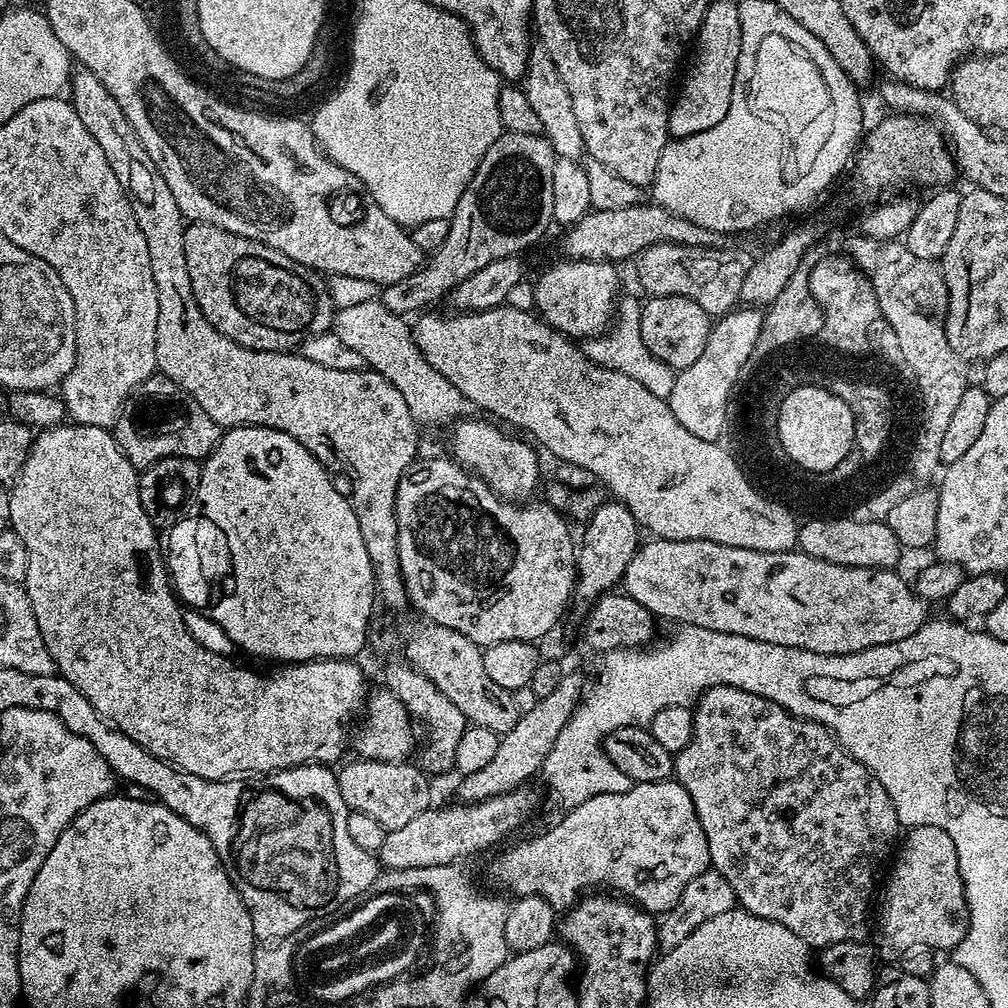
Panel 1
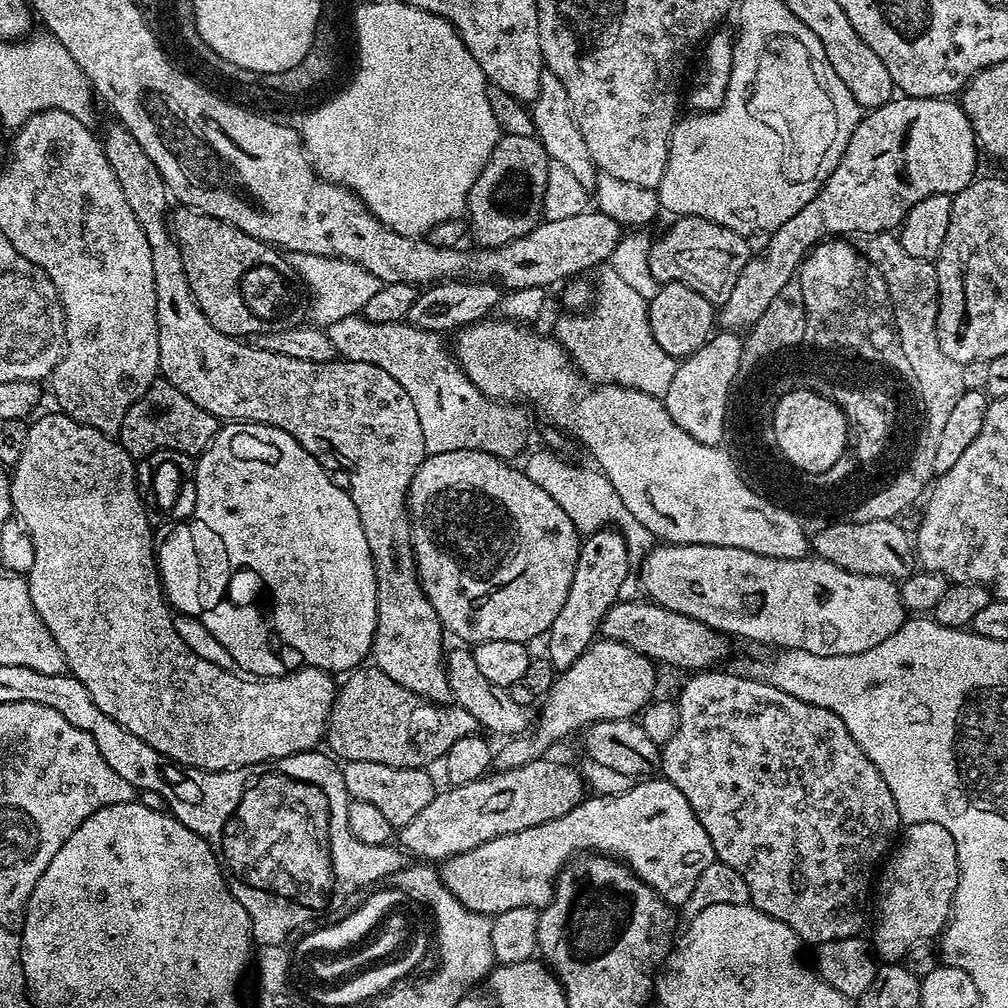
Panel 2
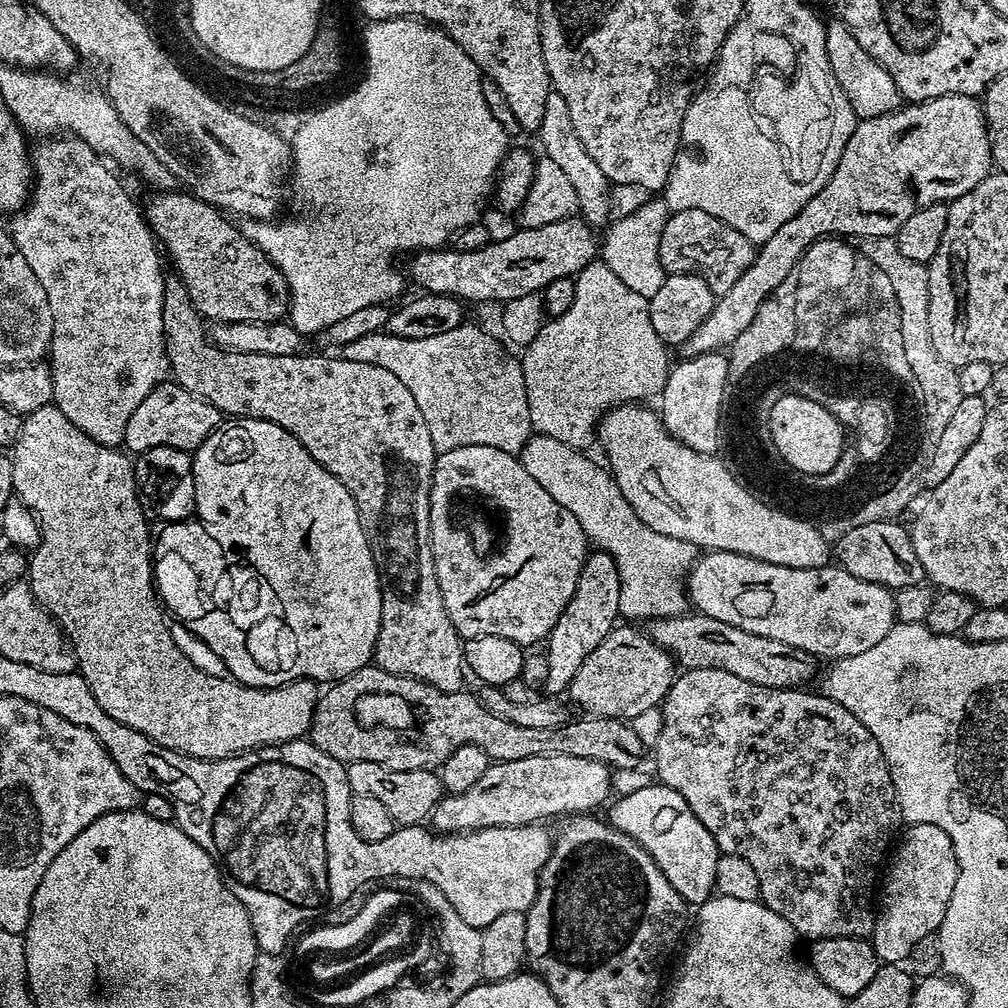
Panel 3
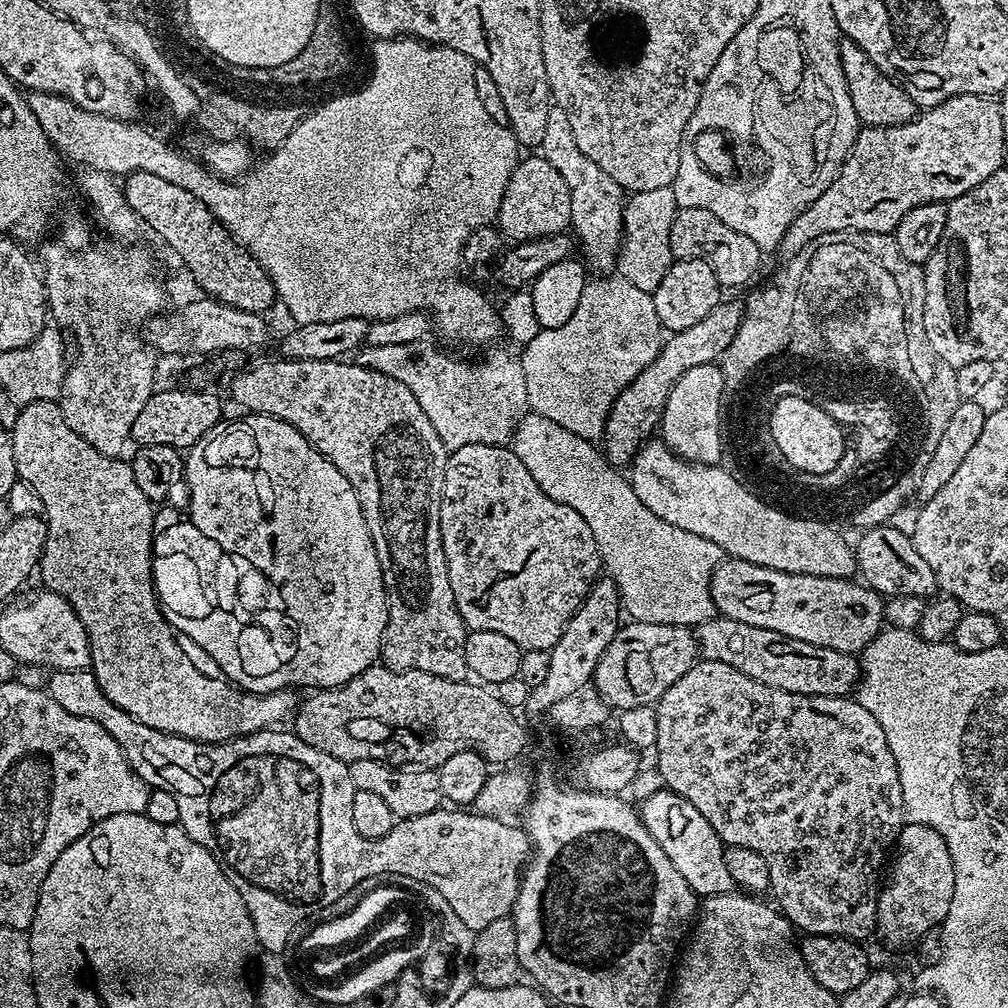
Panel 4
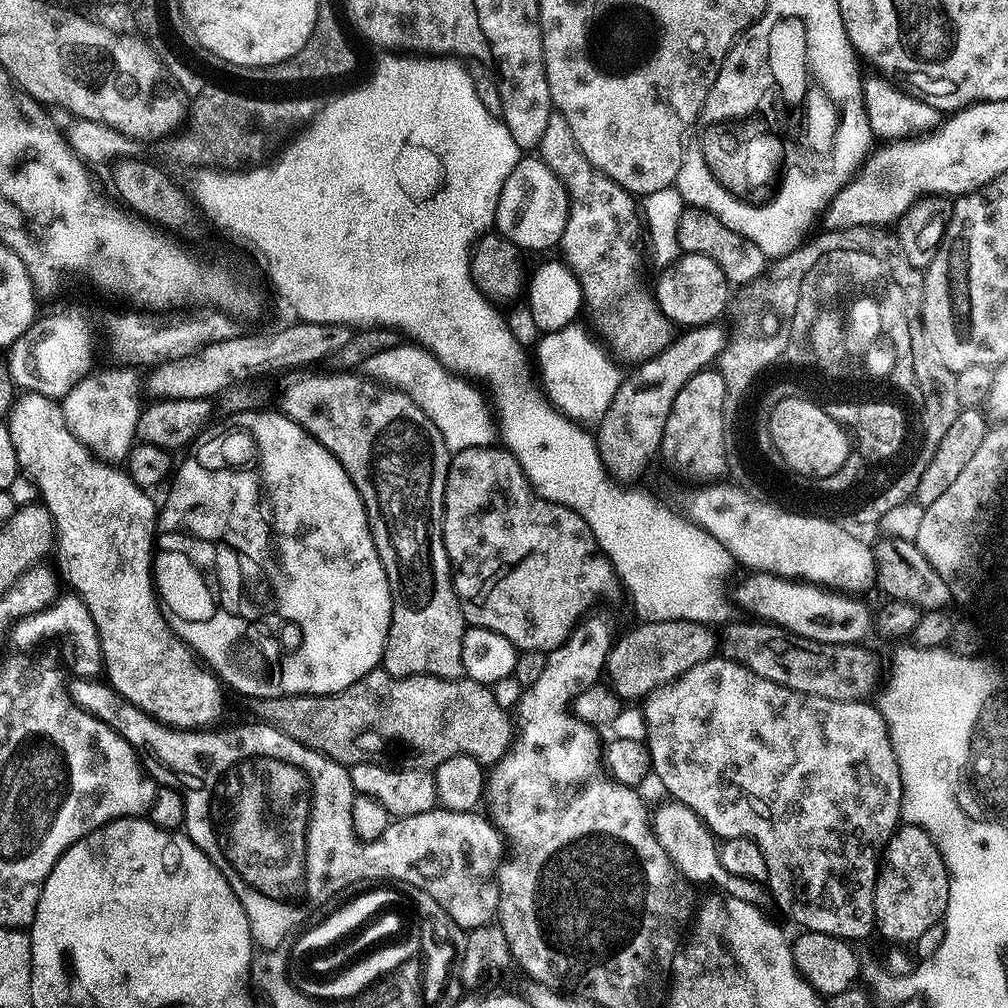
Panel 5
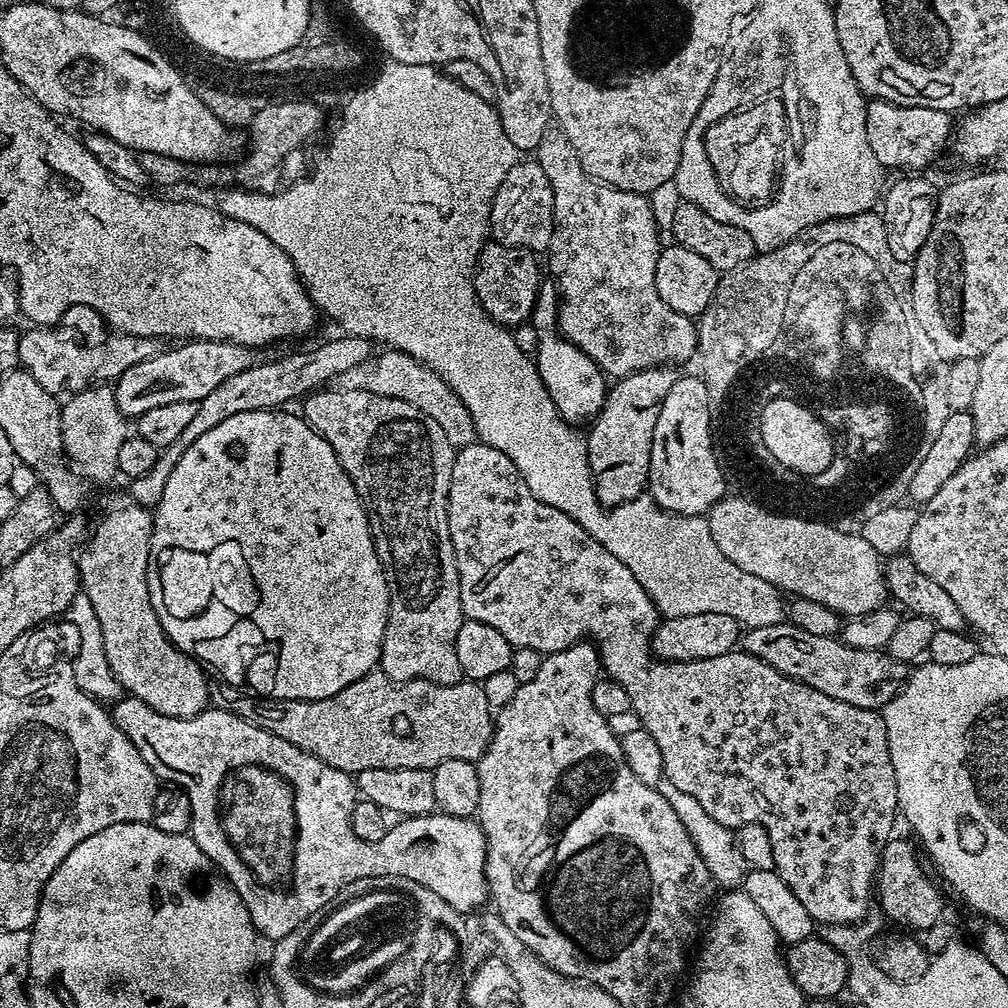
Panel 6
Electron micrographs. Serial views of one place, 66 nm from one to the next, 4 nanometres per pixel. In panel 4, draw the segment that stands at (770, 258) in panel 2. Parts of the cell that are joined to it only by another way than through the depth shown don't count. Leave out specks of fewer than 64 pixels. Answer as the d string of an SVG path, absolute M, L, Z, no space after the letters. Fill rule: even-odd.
M958 95L898 127L861 127L852 151L840 167L836 179L786 230L782 252L785 252L785 257L790 258L795 252L800 252L825 234L890 234L914 206L950 202L954 197L968 193L1003 167L1005 124L1006 118L1001 114L999 103L989 97ZM721 302L714 306L714 310L710 310L706 318L702 318L702 322L665 339L658 358L654 358L654 362L650 362L650 366L642 370L638 378L634 378L634 382L623 388L608 412L608 421L604 423L602 452L611 465L631 465L636 453L659 429L660 420L664 416L664 403L670 398L674 384L682 378L686 370L694 370L694 366L717 363L730 346L730 342L734 342L734 334L738 334L738 326L743 317L744 310L739 303Z

